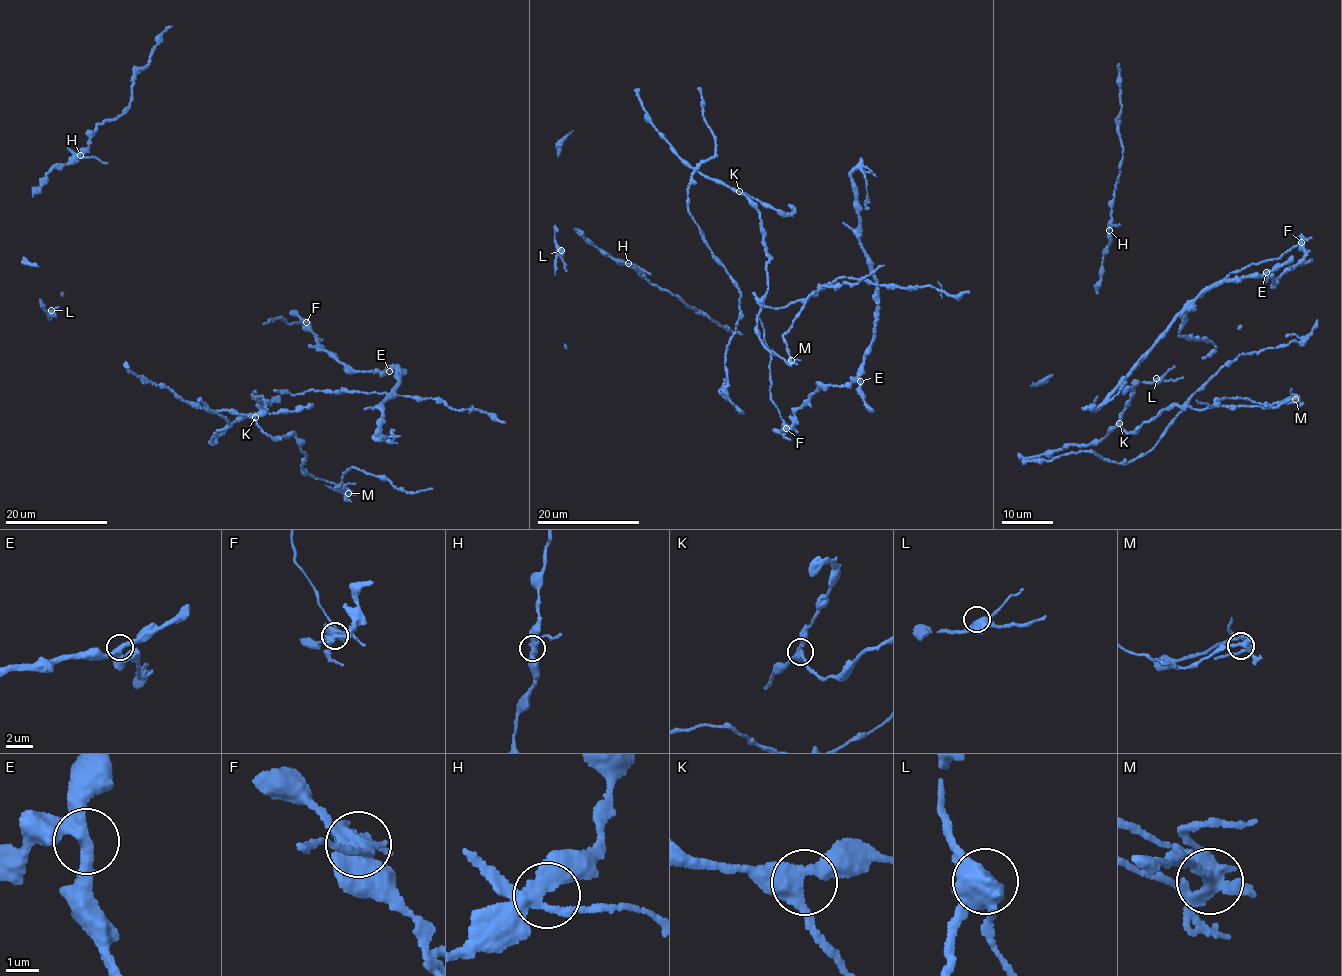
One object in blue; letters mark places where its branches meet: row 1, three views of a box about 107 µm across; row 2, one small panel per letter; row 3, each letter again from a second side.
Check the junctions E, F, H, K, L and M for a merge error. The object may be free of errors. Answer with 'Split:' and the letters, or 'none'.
Split: F

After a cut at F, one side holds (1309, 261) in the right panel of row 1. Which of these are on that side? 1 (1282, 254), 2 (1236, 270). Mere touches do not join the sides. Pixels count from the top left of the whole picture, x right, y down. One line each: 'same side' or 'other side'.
1: other side
2: other side

